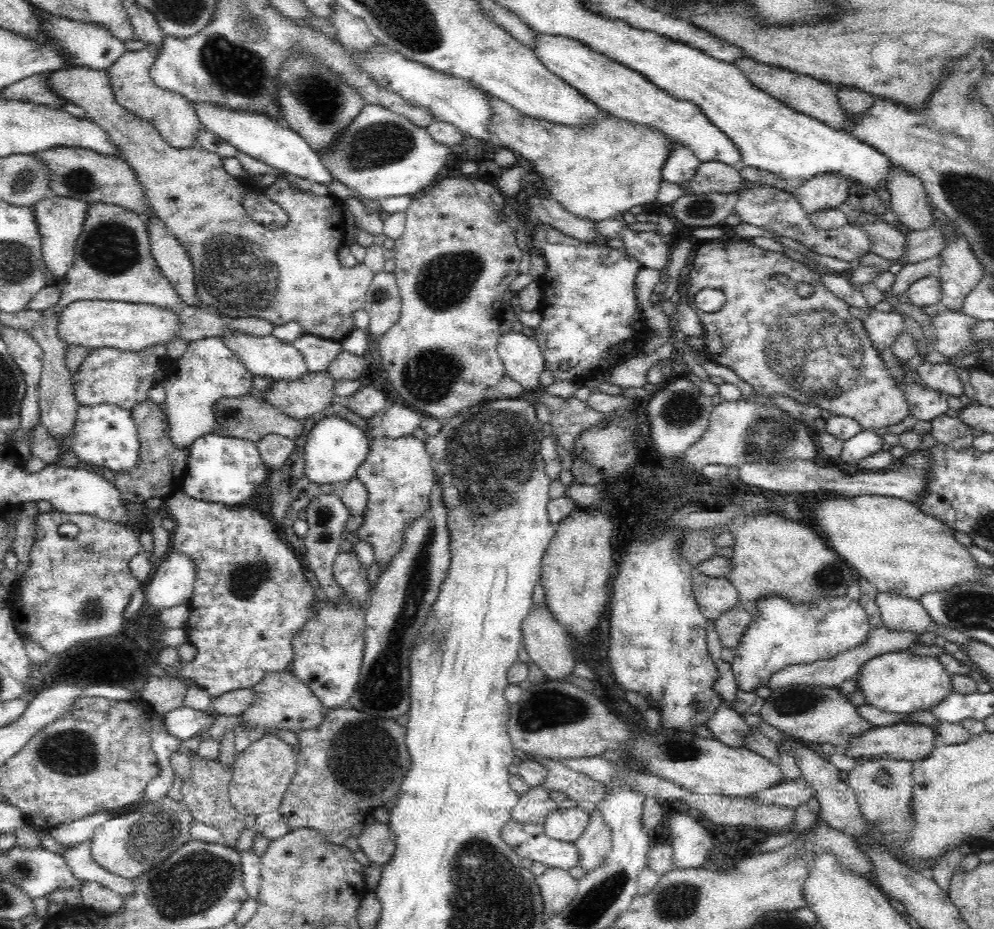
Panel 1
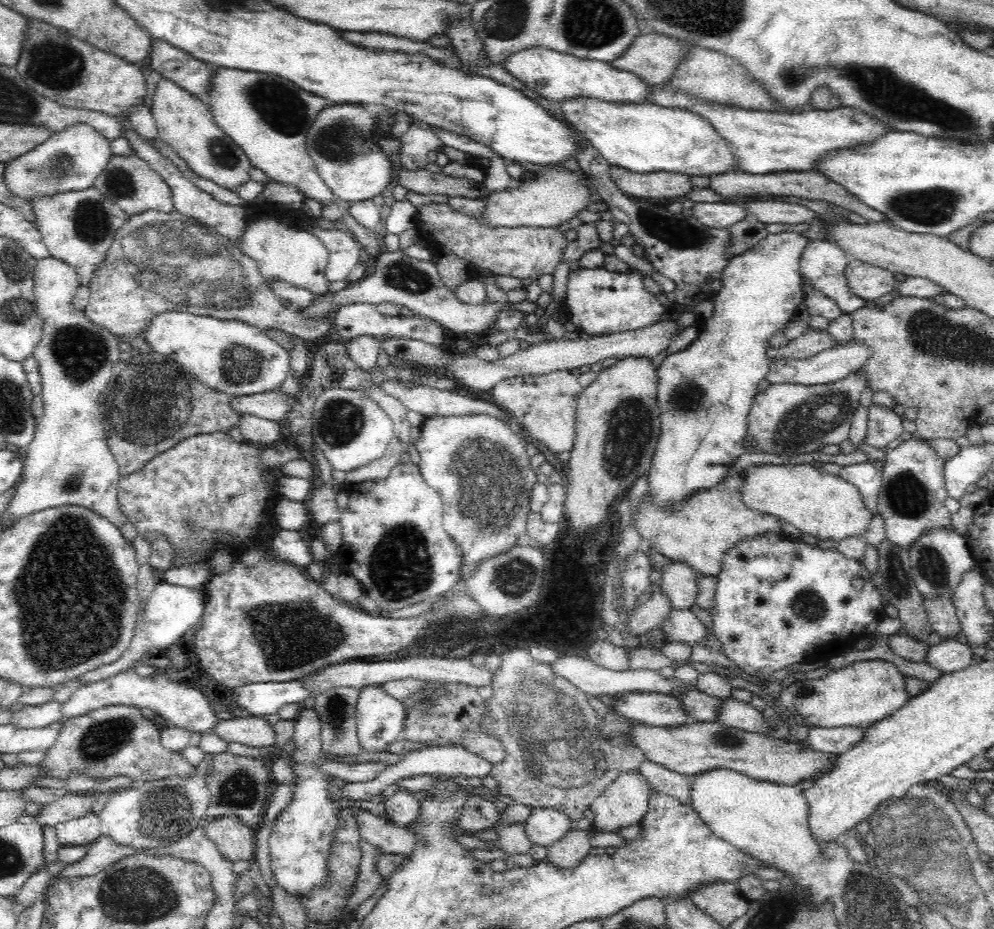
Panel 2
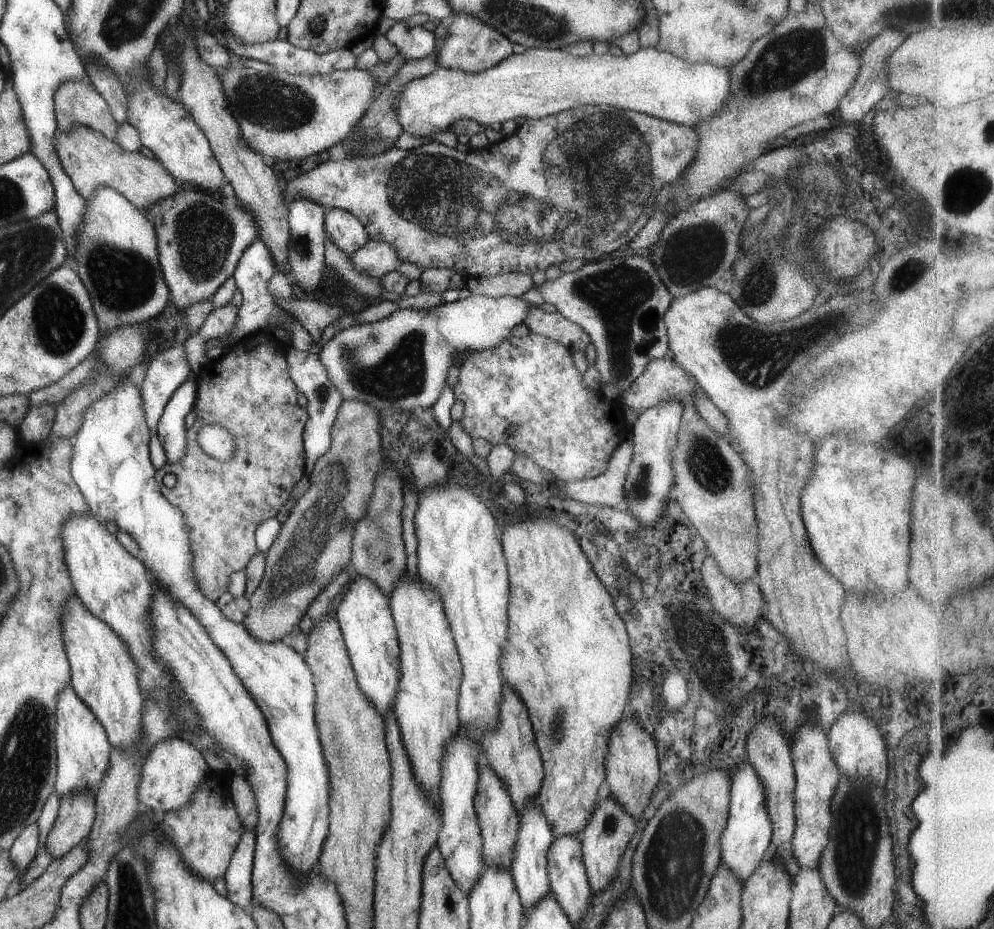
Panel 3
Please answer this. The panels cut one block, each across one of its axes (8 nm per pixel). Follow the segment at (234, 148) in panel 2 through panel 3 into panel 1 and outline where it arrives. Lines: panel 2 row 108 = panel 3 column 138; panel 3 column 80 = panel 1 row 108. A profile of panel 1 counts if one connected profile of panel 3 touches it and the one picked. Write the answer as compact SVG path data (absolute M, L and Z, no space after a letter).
M137 46L135 51L124 52L106 70L114 86L114 97L116 97L118 104L121 104L126 110L153 124L166 144L177 149L192 148L196 146L196 139L203 130L196 107L179 94L161 90L154 83L151 77L154 61L154 52L140 46Z

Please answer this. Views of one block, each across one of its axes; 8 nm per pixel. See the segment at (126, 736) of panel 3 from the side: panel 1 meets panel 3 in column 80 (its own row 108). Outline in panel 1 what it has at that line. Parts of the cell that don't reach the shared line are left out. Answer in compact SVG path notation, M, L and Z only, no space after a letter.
M538 34L533 50L536 56L550 69L556 76L562 77L570 87L578 89L590 103L597 104L608 115L612 115L620 120L625 120L649 129L656 129L658 132L666 135L670 140L683 144L689 148L694 156L700 159L700 162L714 162L734 166L741 161L741 154L733 140L726 136L720 128L714 126L710 119L694 103L688 100L678 100L676 97L668 95L664 90L650 83L640 72L636 72L618 61L610 60L602 53L596 52L589 46L583 45L579 40L571 39L565 36Z

